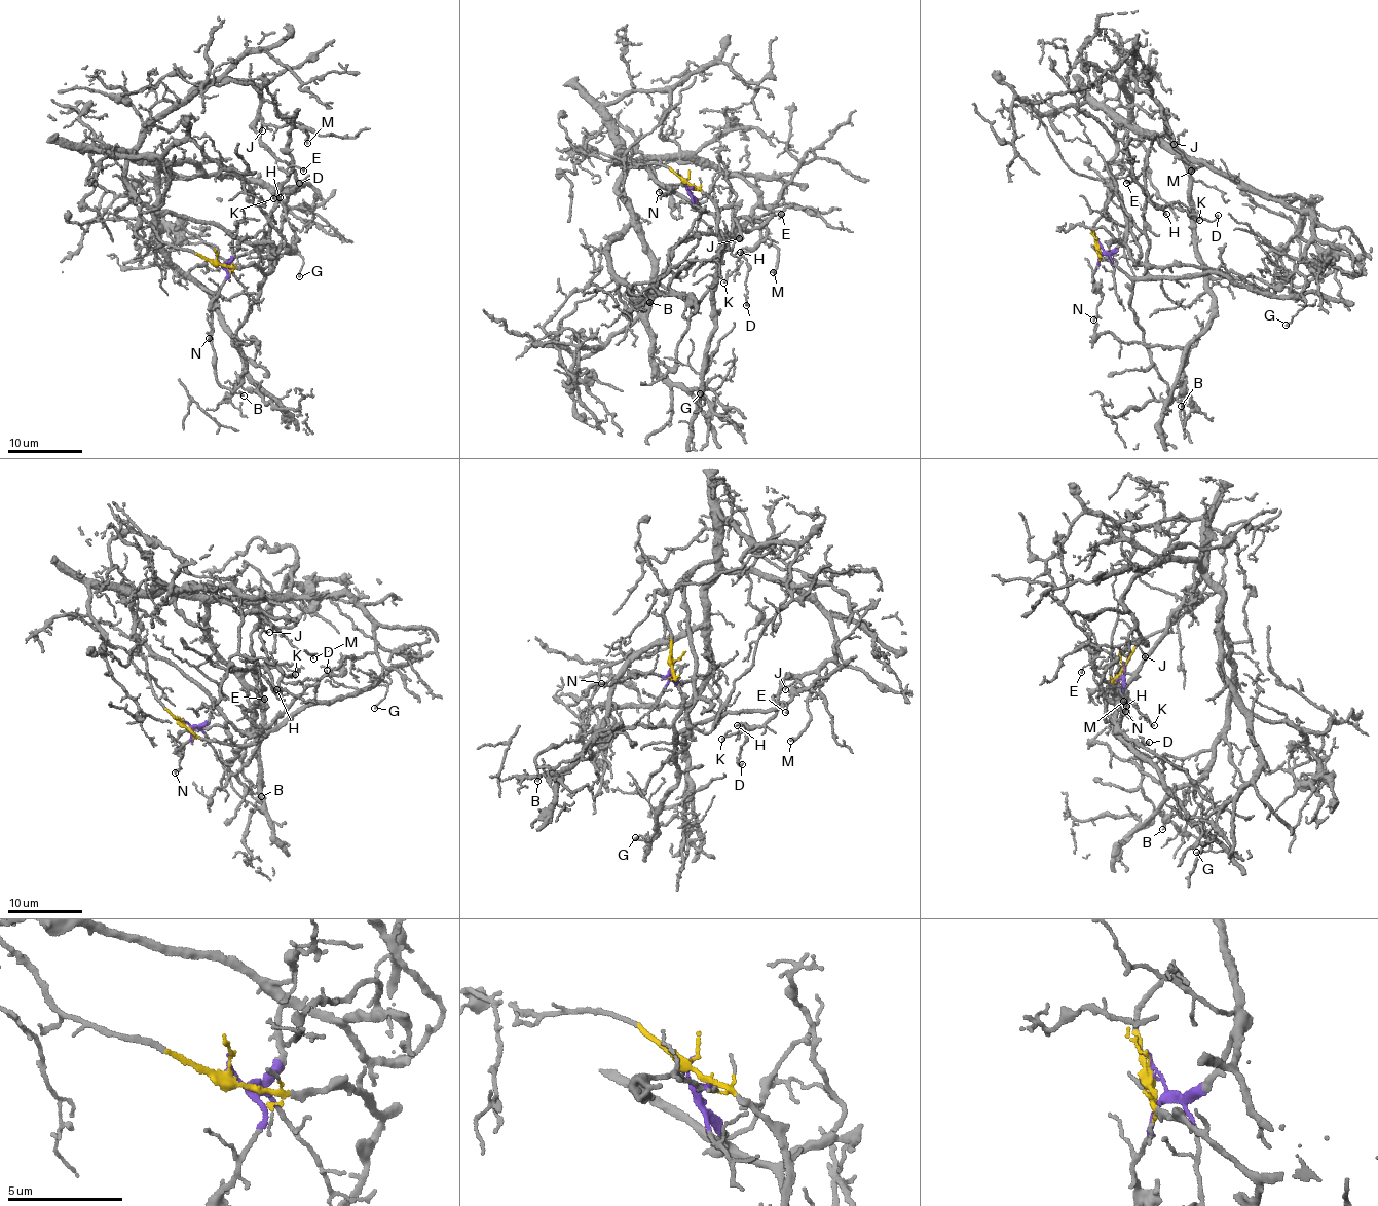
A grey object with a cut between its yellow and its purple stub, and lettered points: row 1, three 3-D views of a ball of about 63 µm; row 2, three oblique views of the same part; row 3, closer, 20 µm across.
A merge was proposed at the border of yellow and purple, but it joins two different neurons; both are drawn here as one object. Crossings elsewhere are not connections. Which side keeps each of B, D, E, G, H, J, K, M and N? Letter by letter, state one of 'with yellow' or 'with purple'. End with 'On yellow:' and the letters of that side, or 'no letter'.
B: with yellow
D: with purple
E: with purple
G: with yellow
H: with purple
J: with purple
K: with purple
M: with purple
N: with purple
On yellow: B, G

